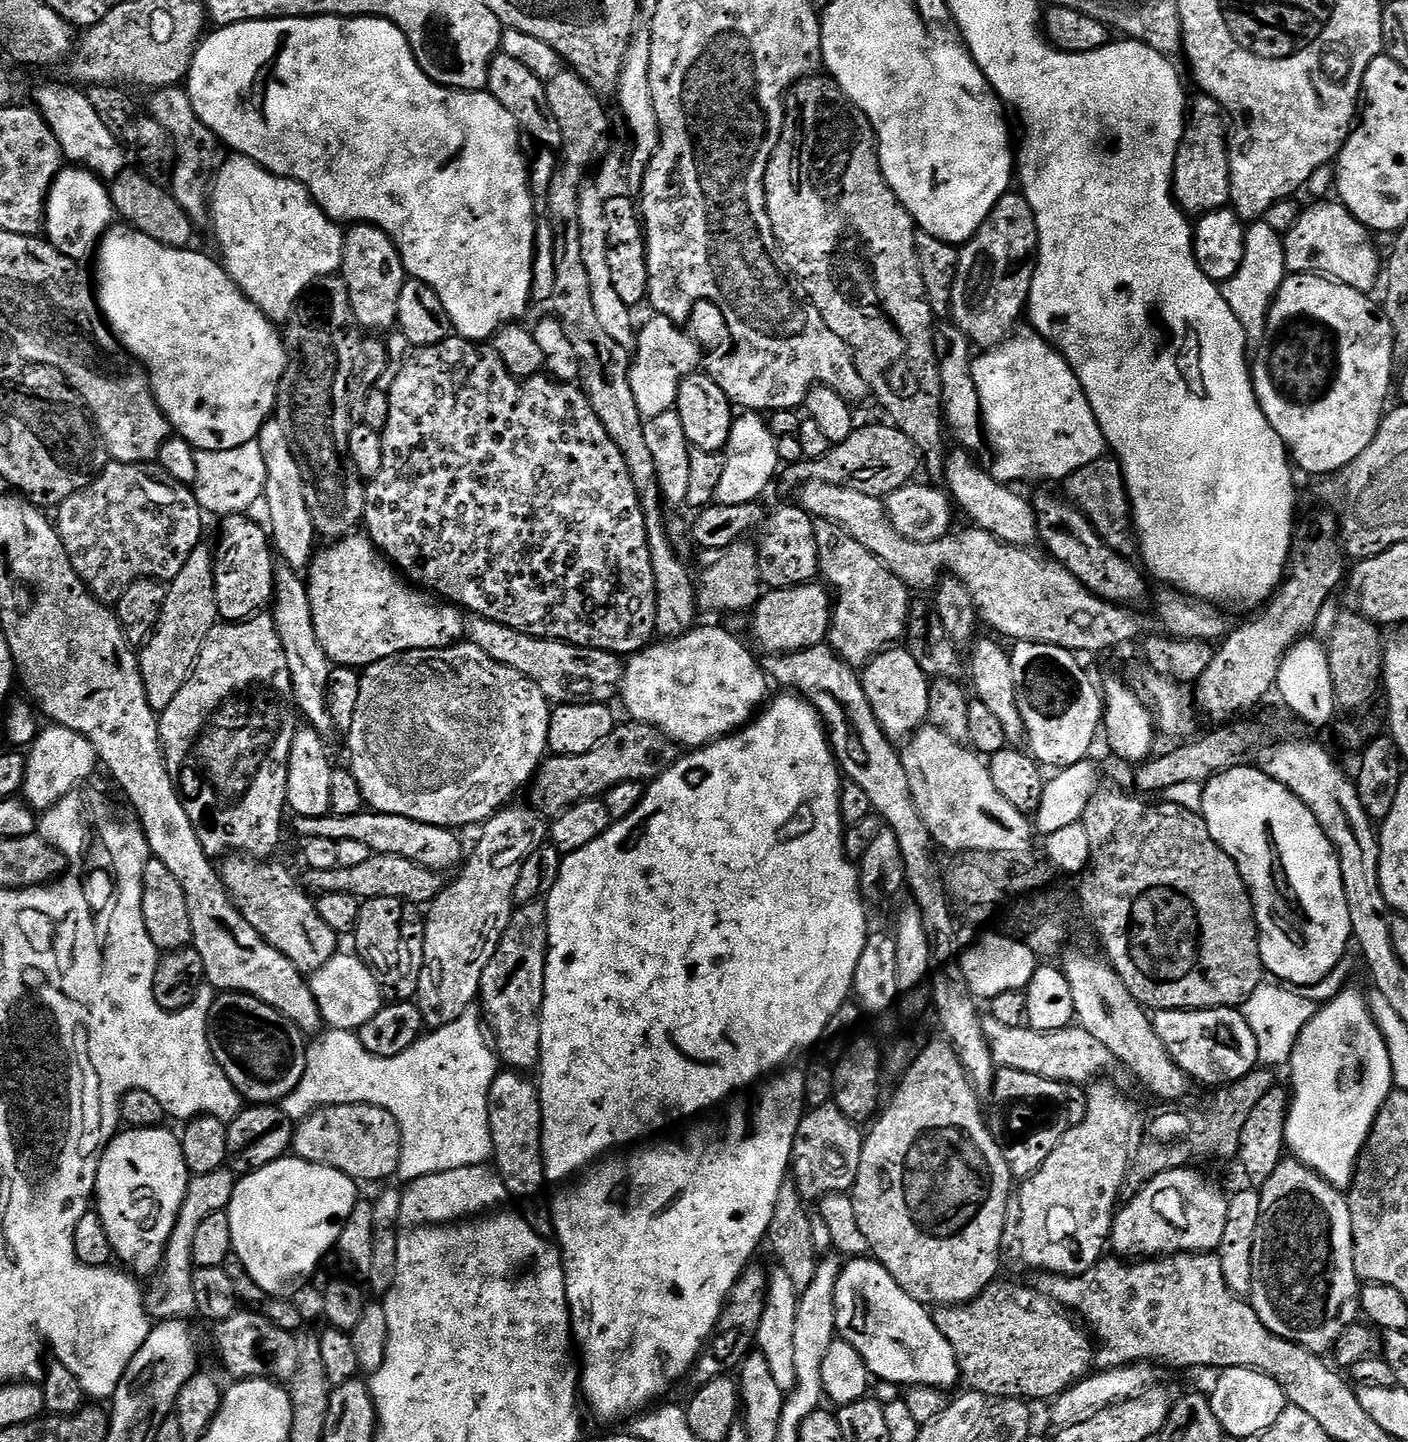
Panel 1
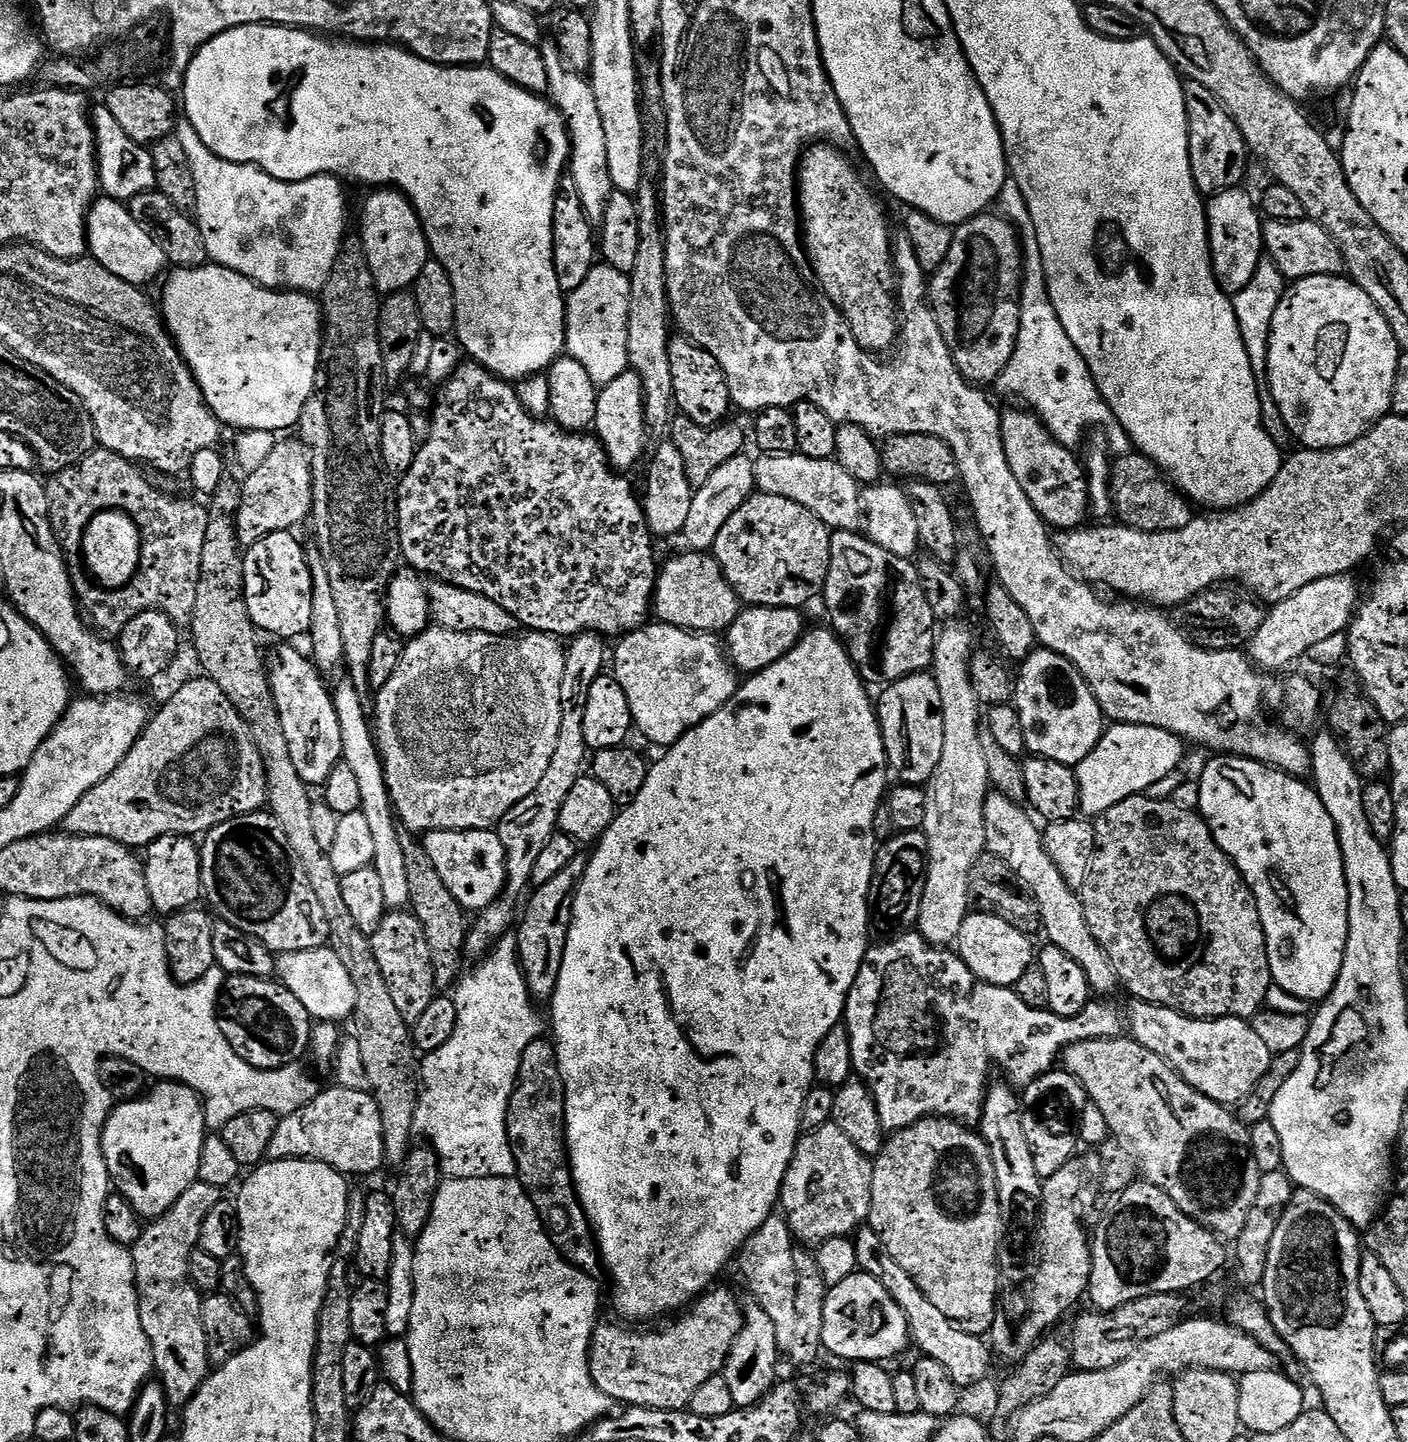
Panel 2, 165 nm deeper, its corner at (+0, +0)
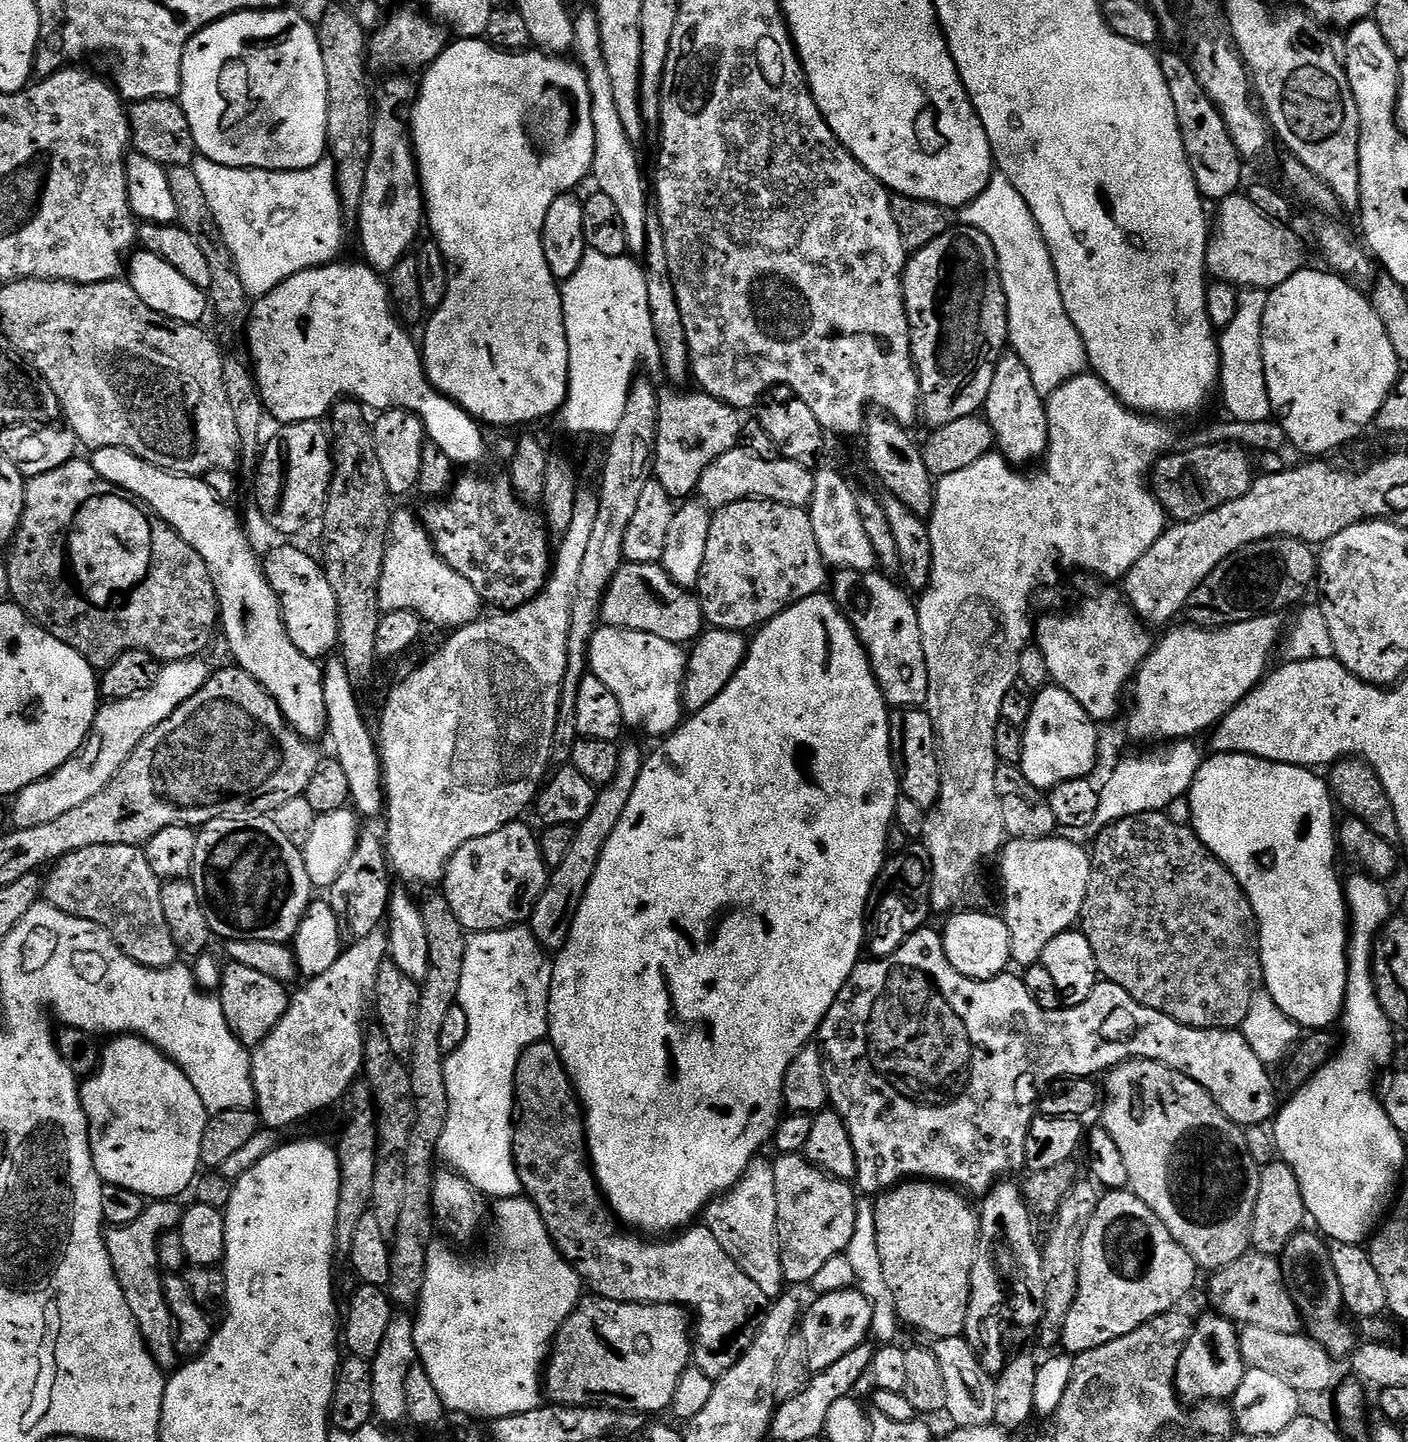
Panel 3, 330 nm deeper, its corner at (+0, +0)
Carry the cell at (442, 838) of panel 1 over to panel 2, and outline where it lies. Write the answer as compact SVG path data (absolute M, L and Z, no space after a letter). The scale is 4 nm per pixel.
M492 830L478 832L441 832L423 833L424 856L435 873L439 887L451 896L461 909L469 908L472 914L479 913L499 899L499 892L506 884L506 861L504 847L497 833Z

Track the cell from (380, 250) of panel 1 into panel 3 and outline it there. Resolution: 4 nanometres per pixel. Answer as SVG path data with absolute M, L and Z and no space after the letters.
M392 80L384 88L385 96L378 100L378 107L374 112L372 126L372 149L370 150L370 166L366 166L366 190L362 194L358 235L360 234L360 248L364 251L363 259L368 267L375 268L381 274L392 271L402 257L409 255L412 243L420 232L420 224L425 223L426 209L424 194L420 190L420 169L416 166L416 154L412 146L409 125L396 113L400 100L408 96L408 84L404 80Z

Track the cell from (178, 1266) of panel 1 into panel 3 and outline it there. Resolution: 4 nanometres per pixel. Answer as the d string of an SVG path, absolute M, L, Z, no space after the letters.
M175 1199L149 1203L142 1218L121 1228L109 1227L104 1238L114 1274L118 1278L118 1286L122 1286L122 1294L126 1294L126 1306L130 1306L130 1314L134 1314L134 1322L140 1327L144 1344L162 1370L175 1369L178 1364L176 1323L166 1302L164 1276L160 1272L162 1234L179 1229L180 1226L182 1208L176 1204L179 1203Z

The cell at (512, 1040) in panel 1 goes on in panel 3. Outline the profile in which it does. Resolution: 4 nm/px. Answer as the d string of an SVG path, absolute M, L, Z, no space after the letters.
M624 744L618 758L618 770L608 787L599 789L594 802L594 810L586 814L580 824L575 825L574 842L570 846L562 866L551 869L548 885L538 898L532 911L530 927L534 938L544 947L545 952L555 954L564 947L570 934L570 926L574 926L574 918L578 914L578 906L586 894L586 886L590 886L590 878L594 878L594 870L598 866L598 858L610 838L614 834L614 826L618 826L618 818L626 810L626 802L630 802L630 794L638 782L638 774L642 770L646 752L636 744Z

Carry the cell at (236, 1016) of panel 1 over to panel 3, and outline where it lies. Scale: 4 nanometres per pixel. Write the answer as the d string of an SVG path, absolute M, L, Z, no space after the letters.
M232 964L223 969L218 989L222 1014L226 1014L230 1030L246 1046L261 1044L286 1014L290 996L287 991L284 993L284 988L285 985L281 981L241 964Z

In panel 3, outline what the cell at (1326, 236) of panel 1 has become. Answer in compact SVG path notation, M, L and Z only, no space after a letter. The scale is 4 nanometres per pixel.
M1246 194L1228 196L1225 200L1219 201L1220 208L1214 212L1214 227L1210 232L1208 241L1208 263L1206 272L1209 277L1217 281L1227 281L1233 286L1241 289L1258 288L1261 290L1271 290L1277 288L1286 278L1294 278L1306 266L1304 260L1304 244L1300 241L1300 236L1295 232L1295 227L1278 222L1270 222L1254 202Z

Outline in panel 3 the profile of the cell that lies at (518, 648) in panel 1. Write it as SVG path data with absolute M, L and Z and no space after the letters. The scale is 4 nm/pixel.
M393 511L392 524L388 528L388 546L384 550L384 565L380 575L380 586L378 589L378 599L381 613L393 612L394 610L410 610L418 614L425 625L437 624L440 628L455 630L465 628L467 624L481 619L486 605L481 600L478 590L458 574L458 570L450 567L432 544L432 539L428 537L428 531L424 528L421 517L412 512Z

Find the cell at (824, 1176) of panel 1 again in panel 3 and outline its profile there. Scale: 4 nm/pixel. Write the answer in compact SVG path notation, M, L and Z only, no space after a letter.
M803 1154L777 1155L772 1169L774 1194L778 1194L776 1237L780 1239L784 1278L789 1285L807 1285L830 1258L847 1253L850 1238L854 1238L858 1192L849 1181L827 1176Z

